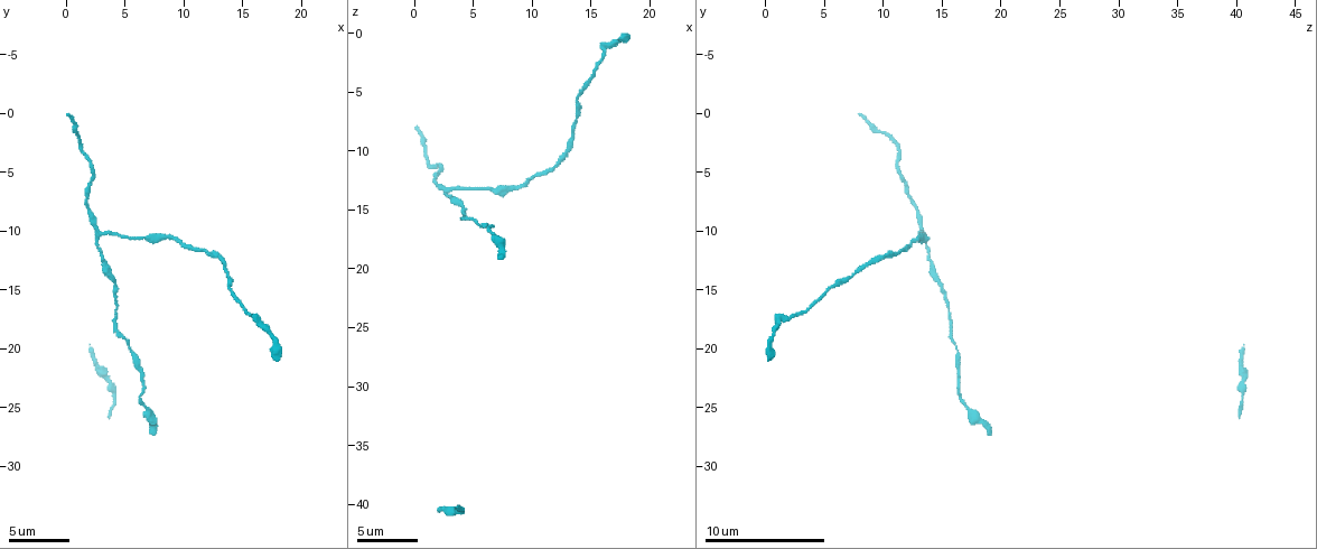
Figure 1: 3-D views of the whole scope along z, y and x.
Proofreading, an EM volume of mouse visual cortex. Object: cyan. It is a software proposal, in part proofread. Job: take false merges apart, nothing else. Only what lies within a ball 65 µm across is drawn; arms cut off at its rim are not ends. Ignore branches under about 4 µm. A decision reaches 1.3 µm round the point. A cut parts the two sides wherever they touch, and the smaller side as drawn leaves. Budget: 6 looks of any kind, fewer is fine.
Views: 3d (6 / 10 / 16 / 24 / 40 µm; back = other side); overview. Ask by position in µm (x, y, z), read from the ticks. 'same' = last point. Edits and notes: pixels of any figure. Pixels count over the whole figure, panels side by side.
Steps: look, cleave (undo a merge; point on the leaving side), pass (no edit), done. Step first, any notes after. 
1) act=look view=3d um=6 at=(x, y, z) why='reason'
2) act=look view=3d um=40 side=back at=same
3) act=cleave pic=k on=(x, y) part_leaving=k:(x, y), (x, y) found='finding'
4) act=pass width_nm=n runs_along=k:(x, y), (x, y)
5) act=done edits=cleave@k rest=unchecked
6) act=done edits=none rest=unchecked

act=look view=3d um=10 at=(7.4, 26.4, 18.8)

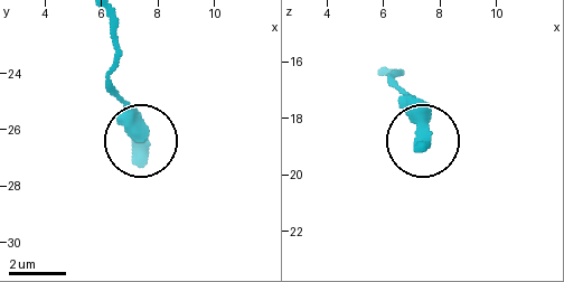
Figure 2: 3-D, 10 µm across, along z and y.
act=look view=3d um=6 at=same

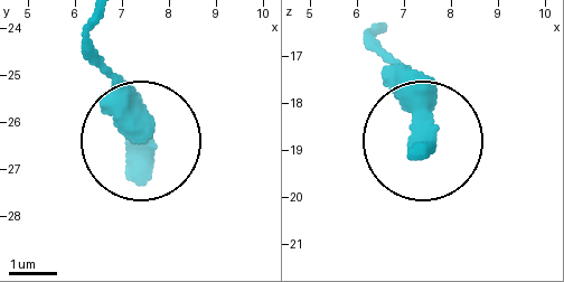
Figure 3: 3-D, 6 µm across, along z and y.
act=pass runs_along=3:(376, 27), (420, 131) found='all the same neuron'

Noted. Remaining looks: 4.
act=look view=3d um=6 at=(9.2, 10.6, 13.2) why='calibre changes'

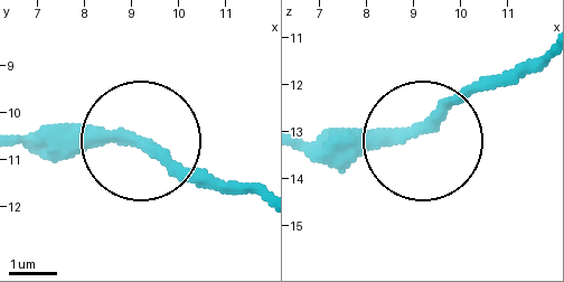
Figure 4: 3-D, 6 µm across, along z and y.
act=pass runs_along=4:(21, 135), (129, 135), (222, 191) found='one neuron here'

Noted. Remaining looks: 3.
act=look view=3d um=6 at=(13.4, 12.8, 8.8) why='thick turns thin'

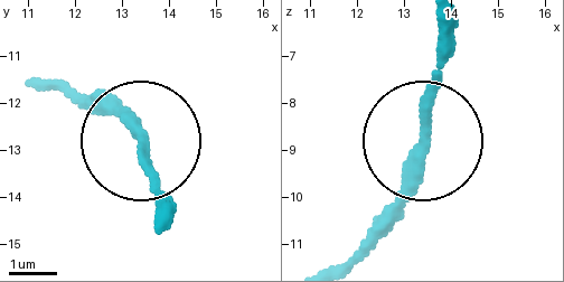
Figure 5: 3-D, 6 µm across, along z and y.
act=look view=3d um=6 side=back at=(13.40, 12.75, 8.75)

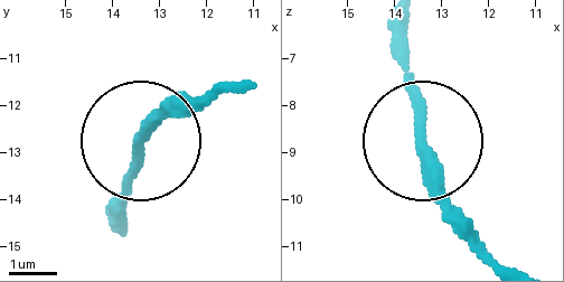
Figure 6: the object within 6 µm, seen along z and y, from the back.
act=pass runs_along=6:(499, 259), (443, 187), (403, 58) found='continuous, no second neuron'

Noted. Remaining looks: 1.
act=done edits=none rest=unchecked

